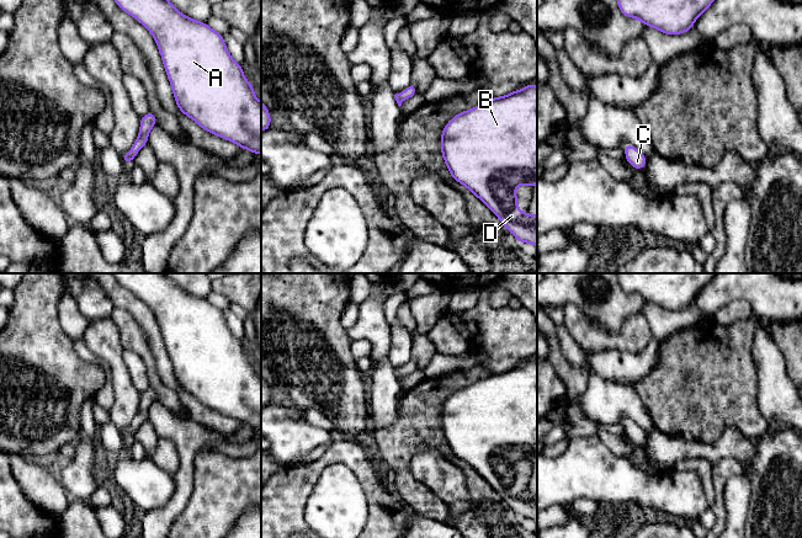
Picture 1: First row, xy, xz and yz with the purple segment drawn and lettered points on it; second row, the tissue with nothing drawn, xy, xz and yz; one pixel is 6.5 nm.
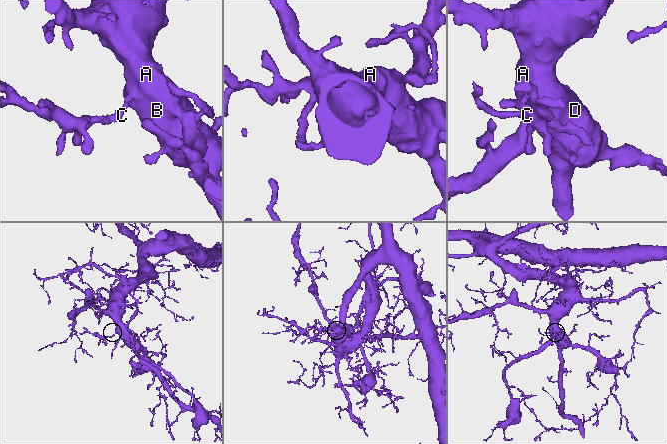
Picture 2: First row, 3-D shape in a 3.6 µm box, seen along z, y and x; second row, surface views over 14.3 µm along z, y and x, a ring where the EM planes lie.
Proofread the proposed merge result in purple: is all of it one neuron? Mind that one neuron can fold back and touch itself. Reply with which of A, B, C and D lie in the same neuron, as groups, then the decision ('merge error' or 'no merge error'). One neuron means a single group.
groups A B C D; no merge error

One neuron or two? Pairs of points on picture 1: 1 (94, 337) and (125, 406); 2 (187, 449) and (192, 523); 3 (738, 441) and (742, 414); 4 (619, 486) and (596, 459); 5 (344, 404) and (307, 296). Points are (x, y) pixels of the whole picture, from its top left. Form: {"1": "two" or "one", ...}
{"1": "one", "2": "two", "3": "two", "4": "one", "5": "one"}

